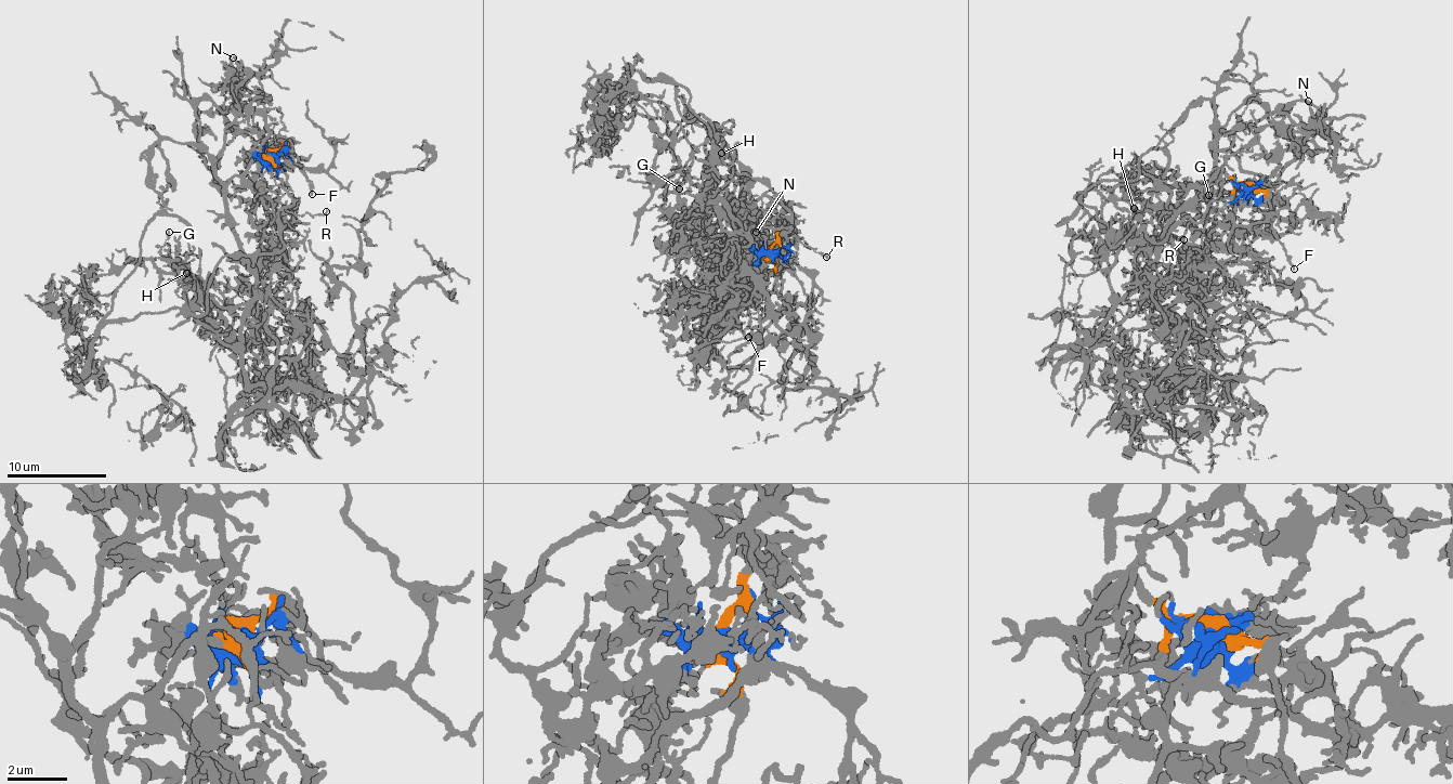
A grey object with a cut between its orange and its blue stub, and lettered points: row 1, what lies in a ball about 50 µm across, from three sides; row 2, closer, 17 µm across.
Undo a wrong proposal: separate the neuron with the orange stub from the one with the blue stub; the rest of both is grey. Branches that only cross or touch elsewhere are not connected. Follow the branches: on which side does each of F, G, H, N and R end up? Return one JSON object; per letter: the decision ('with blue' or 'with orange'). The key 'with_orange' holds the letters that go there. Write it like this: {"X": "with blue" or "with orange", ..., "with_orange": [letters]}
{"F": "with orange", "G": "with blue", "H": "with blue", "N": "with blue", "R": "with blue", "with_orange": ["F"]}

